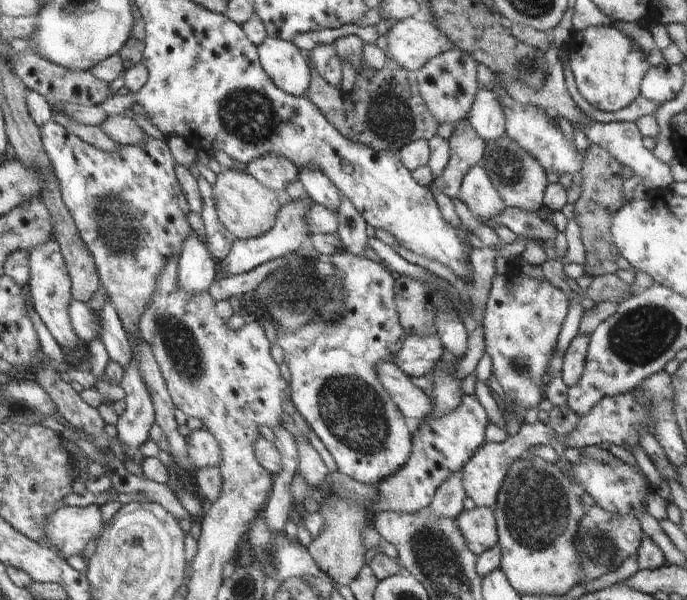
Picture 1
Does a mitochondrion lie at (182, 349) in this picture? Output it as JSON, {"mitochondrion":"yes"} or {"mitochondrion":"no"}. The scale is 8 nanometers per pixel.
{"mitochondrion":"yes"}

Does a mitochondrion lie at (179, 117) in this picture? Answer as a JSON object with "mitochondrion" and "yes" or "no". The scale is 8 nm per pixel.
{"mitochondrion":"no"}

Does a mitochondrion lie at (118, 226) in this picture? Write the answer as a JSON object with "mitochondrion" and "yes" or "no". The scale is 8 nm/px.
{"mitochondrion":"yes"}

